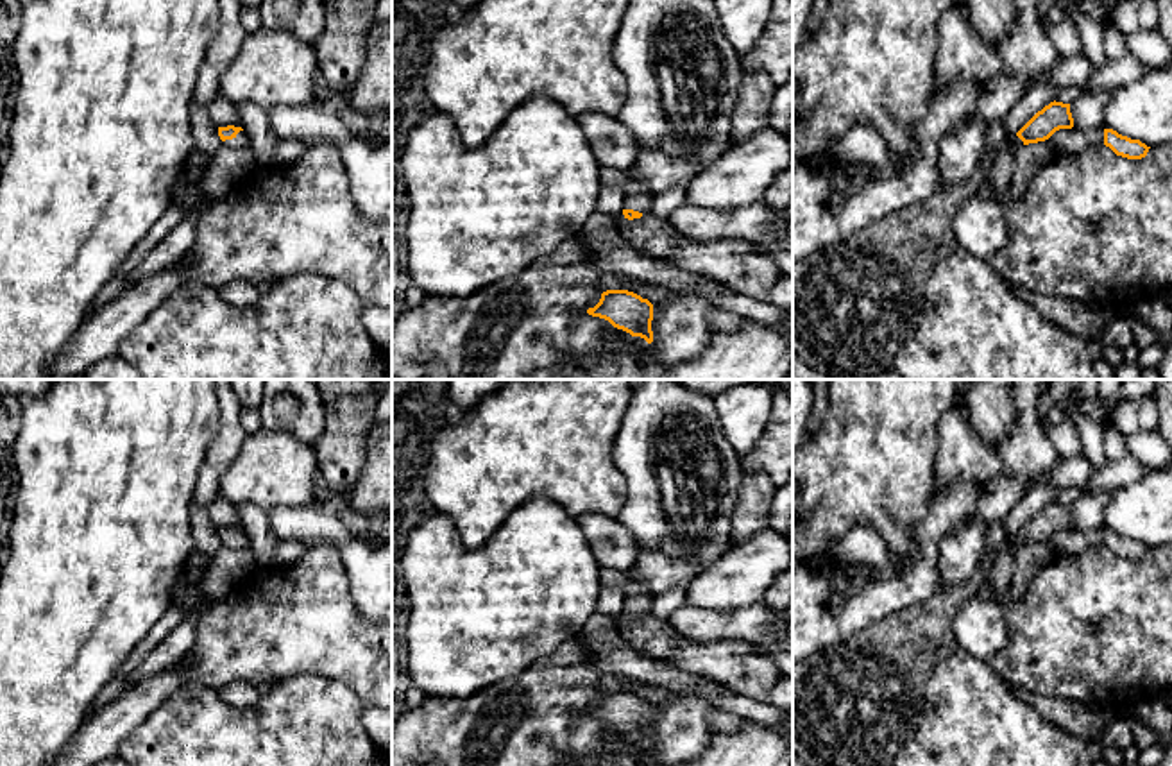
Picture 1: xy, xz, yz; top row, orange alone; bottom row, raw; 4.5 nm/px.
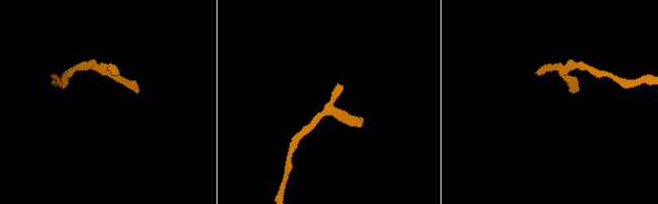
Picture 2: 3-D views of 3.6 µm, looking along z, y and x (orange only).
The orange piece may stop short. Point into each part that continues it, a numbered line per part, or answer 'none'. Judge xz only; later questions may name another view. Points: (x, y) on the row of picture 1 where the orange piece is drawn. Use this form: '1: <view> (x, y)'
1: xz (637, 197)

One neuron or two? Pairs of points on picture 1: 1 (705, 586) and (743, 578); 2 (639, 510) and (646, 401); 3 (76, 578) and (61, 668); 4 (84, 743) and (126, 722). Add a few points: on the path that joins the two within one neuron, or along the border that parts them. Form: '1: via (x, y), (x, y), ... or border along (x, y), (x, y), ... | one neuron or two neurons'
1: via (714, 586), (734, 582) | one neuron
2: via (643, 484), (645, 428) | one neuron
3: via (72, 600), (61, 621), (61, 646) | one neuron
4: via (95, 740), (115, 722) | one neuron

